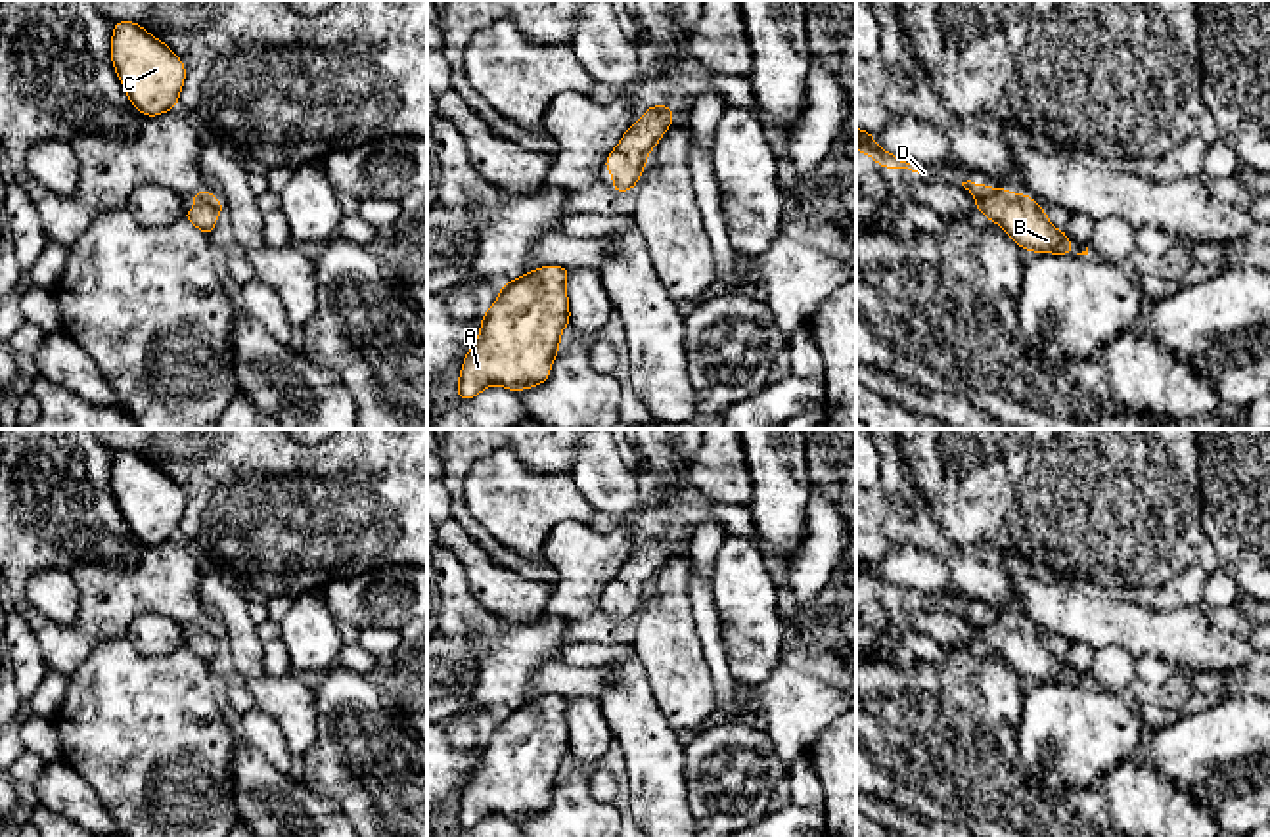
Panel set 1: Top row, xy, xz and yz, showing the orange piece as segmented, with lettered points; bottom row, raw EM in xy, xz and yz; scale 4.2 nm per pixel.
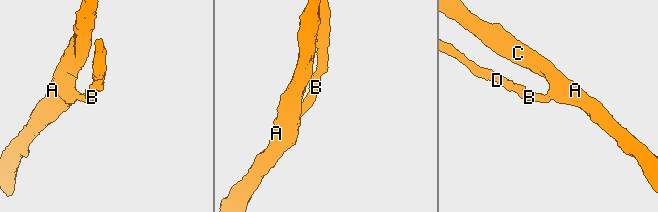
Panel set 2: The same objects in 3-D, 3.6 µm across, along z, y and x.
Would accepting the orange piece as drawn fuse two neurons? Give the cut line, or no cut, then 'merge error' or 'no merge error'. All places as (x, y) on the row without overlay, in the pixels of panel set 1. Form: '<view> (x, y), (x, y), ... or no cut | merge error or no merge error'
no cut | no merge error

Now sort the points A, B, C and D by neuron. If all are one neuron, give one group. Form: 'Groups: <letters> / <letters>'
Groups: A B C D

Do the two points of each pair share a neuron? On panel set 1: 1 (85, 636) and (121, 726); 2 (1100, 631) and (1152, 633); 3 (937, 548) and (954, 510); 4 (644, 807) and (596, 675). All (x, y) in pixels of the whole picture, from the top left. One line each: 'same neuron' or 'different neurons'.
1: different neurons
2: same neuron
3: different neurons
4: different neurons

